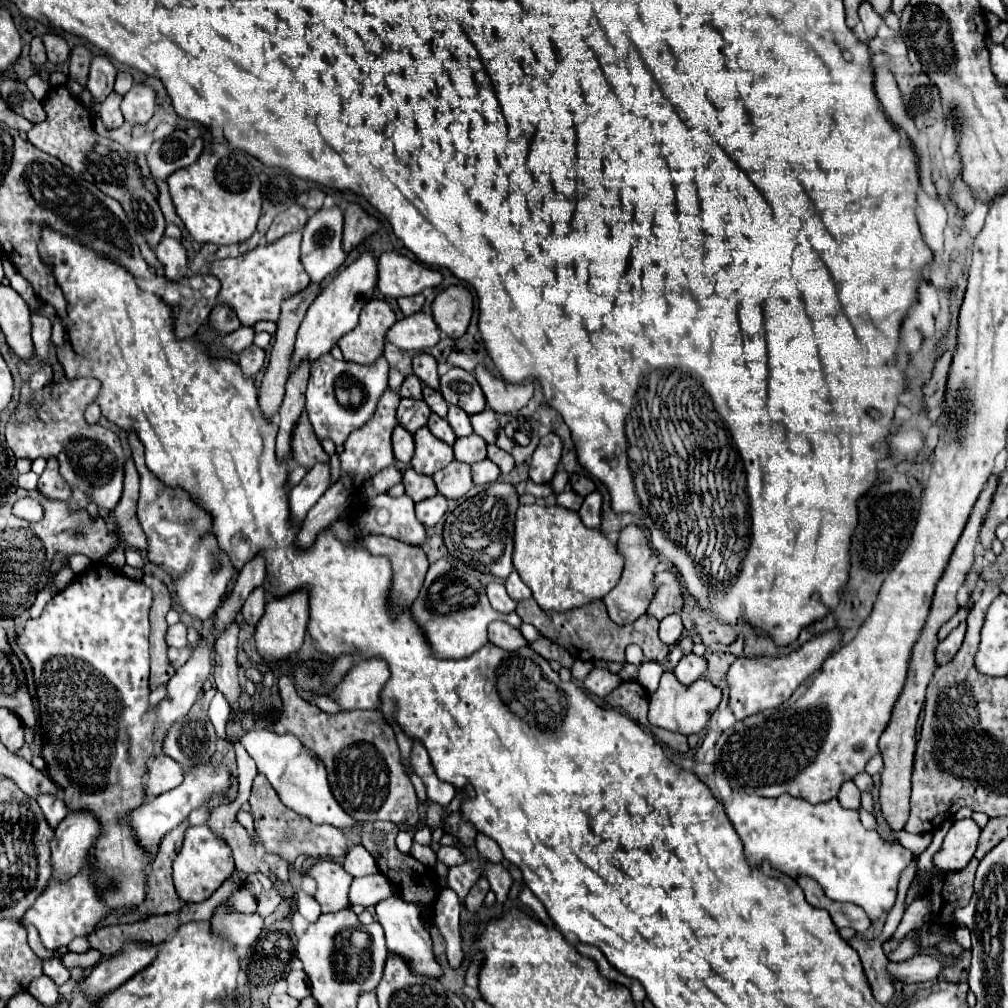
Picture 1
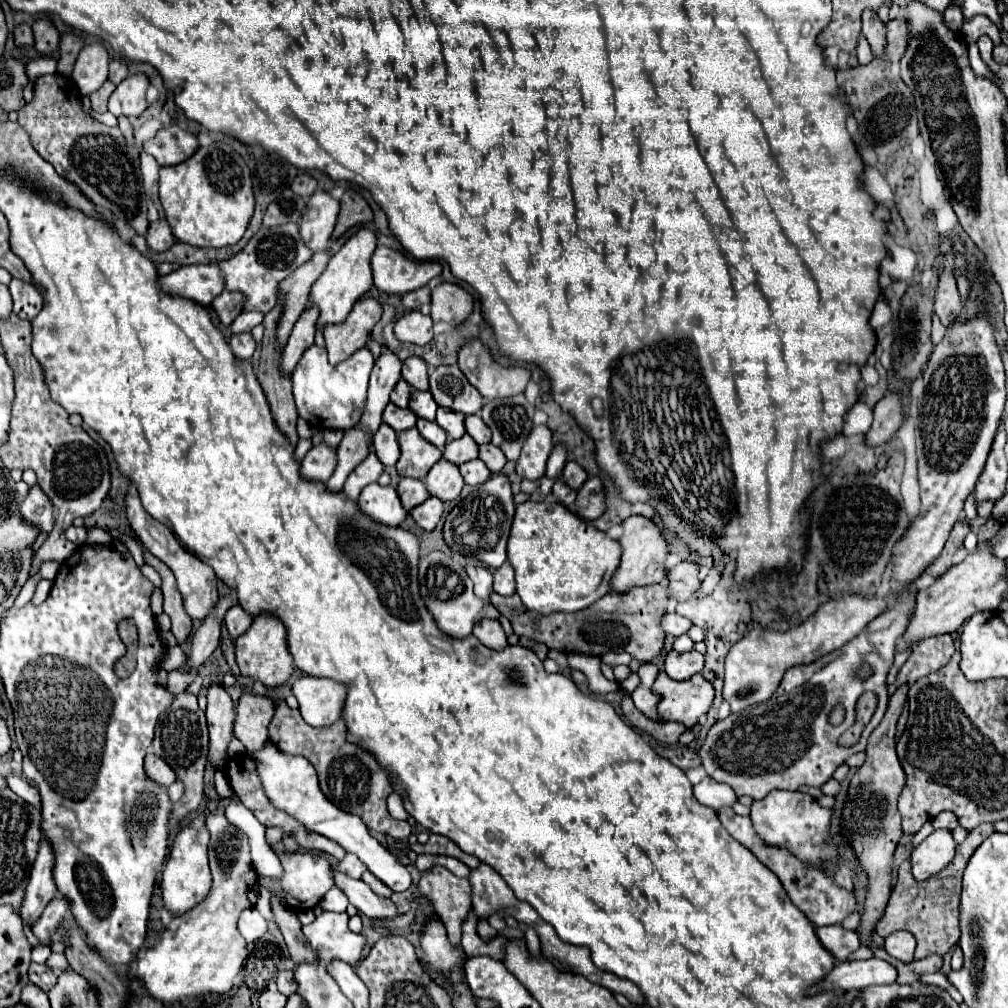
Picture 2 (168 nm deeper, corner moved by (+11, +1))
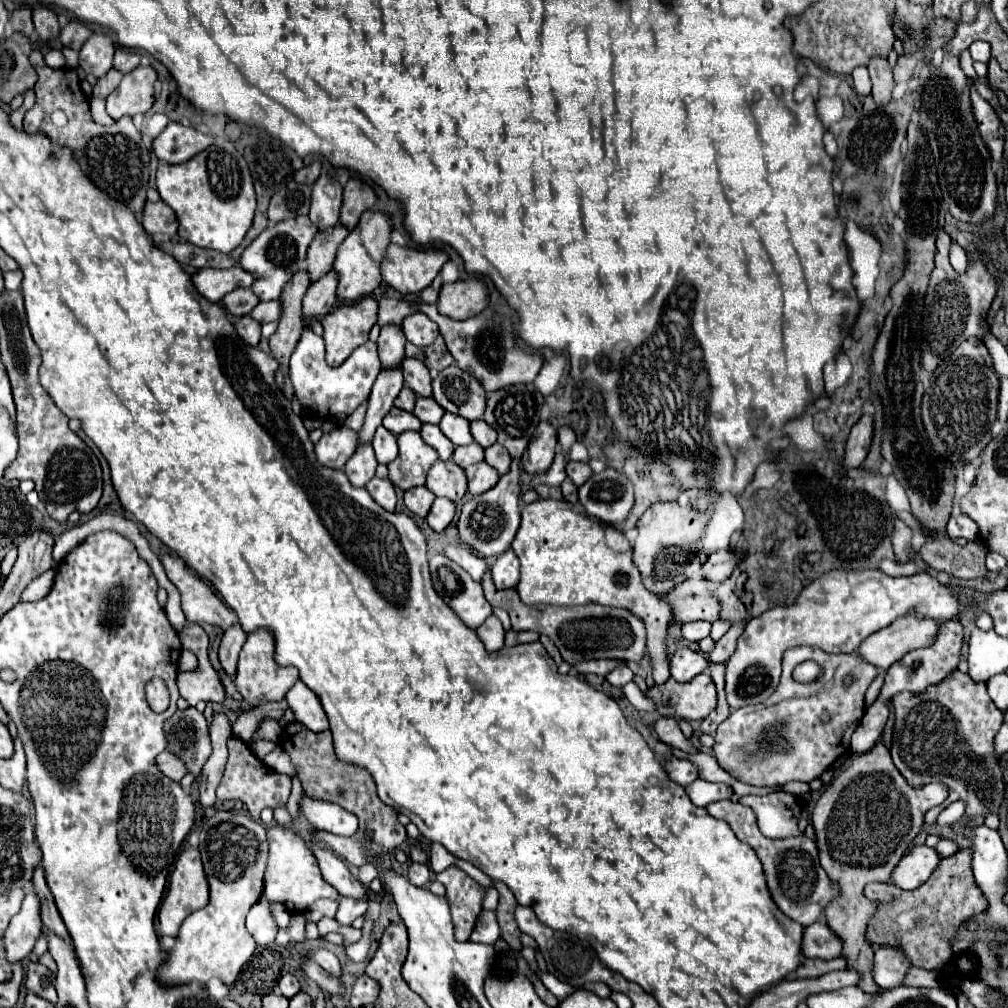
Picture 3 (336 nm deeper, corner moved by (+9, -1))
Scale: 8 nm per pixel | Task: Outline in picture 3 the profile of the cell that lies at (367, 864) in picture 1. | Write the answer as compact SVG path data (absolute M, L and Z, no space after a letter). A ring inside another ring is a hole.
M367 862L367 864L359 866L359 880L361 880L365 886L369 886L373 878L377 878L377 870L375 870L375 866L373 866L373 864L369 864L369 862Z

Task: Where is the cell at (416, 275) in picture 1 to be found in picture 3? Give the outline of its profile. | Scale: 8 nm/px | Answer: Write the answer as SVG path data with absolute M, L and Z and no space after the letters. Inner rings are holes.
M391 244L381 262L381 276L401 294L417 294L435 280L447 260L445 252L417 252Z

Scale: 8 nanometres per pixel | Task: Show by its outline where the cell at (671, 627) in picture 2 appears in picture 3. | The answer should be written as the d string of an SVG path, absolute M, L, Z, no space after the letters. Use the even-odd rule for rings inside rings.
M699 620L699 622L687 622L687 624L681 626L681 634L689 642L697 642L697 640L709 636L709 630L711 630L711 624L703 622L703 620Z

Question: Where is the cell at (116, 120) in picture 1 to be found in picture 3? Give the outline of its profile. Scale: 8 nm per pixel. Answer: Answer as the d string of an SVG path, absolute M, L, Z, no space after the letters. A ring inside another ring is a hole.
M111 68L103 78L97 80L97 84L95 84L95 88L93 88L93 96L105 100L105 98L107 98L107 96L117 88L117 86L119 86L121 78L123 78L123 74L121 74L119 70Z

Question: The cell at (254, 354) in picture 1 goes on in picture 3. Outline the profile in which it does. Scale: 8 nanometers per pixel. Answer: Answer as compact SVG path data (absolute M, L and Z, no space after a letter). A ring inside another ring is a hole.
M243 316L243 318L237 318L235 322L235 330L237 334L251 346L257 346L259 344L259 338L261 338L261 324L251 320L249 316Z

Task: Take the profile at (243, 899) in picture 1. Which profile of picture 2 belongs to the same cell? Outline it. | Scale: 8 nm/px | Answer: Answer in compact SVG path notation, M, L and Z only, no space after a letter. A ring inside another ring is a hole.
M209 814L205 820L205 826L211 834L209 838L209 866L213 874L213 886L207 898L189 910L183 916L175 916L171 924L165 928L165 932L159 938L157 948L143 952L133 964L131 964L131 974L141 980L147 988L147 992L161 1000L163 1004L177 1004L183 996L201 996L207 992L215 994L225 994L233 988L233 980L243 968L245 958L251 954L245 938L237 930L237 918L245 908L253 908L257 902L257 872L251 862L251 850L249 850L249 840L247 836L237 830L223 814Z

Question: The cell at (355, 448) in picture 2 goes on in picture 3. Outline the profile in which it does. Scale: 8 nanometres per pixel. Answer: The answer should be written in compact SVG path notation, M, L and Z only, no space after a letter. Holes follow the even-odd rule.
M401 368L395 370L381 370L381 374L377 376L369 402L367 402L367 414L365 414L365 422L363 428L359 430L359 440L357 444L369 444L373 440L375 430L381 426L383 416L389 412L389 408L393 406L393 400L397 396L397 392L403 388L403 374Z

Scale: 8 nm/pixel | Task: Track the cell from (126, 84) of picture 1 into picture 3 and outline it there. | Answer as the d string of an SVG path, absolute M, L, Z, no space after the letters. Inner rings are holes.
M117 50L117 52L115 52L115 58L113 58L113 66L115 66L121 74L127 74L127 72L131 72L133 68L139 66L139 60L141 60L141 54L137 54L137 52Z

